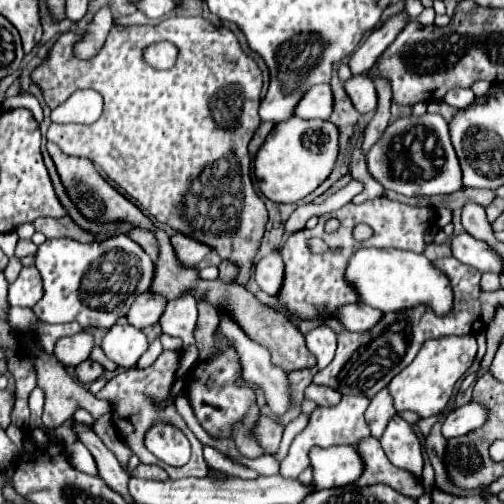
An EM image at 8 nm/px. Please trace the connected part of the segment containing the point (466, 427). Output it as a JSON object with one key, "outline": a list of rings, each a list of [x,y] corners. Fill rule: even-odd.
{"outline":[[[465,403],[463,407],[459,407],[451,415],[447,415],[447,419],[441,425],[441,433],[445,439],[461,437],[461,435],[481,427],[485,423],[485,417],[487,417],[485,407],[481,407],[477,403]]]}

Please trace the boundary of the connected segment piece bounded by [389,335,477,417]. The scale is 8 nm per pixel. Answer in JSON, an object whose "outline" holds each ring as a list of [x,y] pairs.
{"outline":[[[463,335],[463,337],[439,337],[433,341],[425,341],[417,357],[389,383],[389,391],[395,399],[395,409],[403,411],[403,401],[399,401],[399,379],[407,379],[407,409],[431,417],[439,415],[443,407],[447,405],[455,383],[465,375],[465,371],[473,365],[477,353],[477,341],[475,335]]]}

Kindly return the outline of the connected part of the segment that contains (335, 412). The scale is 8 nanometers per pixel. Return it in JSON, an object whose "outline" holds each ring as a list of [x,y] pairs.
{"outline":[[[341,397],[339,404],[334,407],[317,407],[311,417],[309,425],[293,439],[287,457],[281,461],[281,475],[283,477],[299,477],[309,467],[309,451],[313,447],[331,447],[331,445],[357,445],[359,439],[369,435],[369,427],[365,423],[365,409],[369,407],[369,399],[365,397]]]}

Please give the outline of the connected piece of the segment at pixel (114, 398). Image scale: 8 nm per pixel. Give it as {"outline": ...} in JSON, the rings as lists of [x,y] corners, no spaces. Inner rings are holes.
{"outline":[[[163,351],[155,363],[151,363],[149,367],[141,369],[141,367],[131,367],[127,371],[119,371],[117,377],[113,377],[99,393],[97,397],[101,397],[103,401],[109,401],[113,405],[113,425],[121,437],[121,441],[125,441],[125,445],[139,457],[141,463],[153,463],[163,467],[169,473],[169,479],[183,479],[183,477],[207,477],[209,475],[209,467],[203,459],[203,445],[201,441],[193,435],[193,431],[187,427],[187,423],[183,421],[183,417],[177,413],[175,403],[171,399],[171,389],[175,383],[175,373],[181,367],[181,359],[183,359],[183,351]],[[161,403],[169,403],[167,407],[163,407]],[[153,421],[167,421],[177,425],[179,429],[183,429],[183,433],[187,435],[187,439],[191,441],[191,459],[185,467],[171,467],[167,463],[163,463],[161,459],[157,459],[153,453],[147,451],[143,437],[145,431],[153,425]]]}

